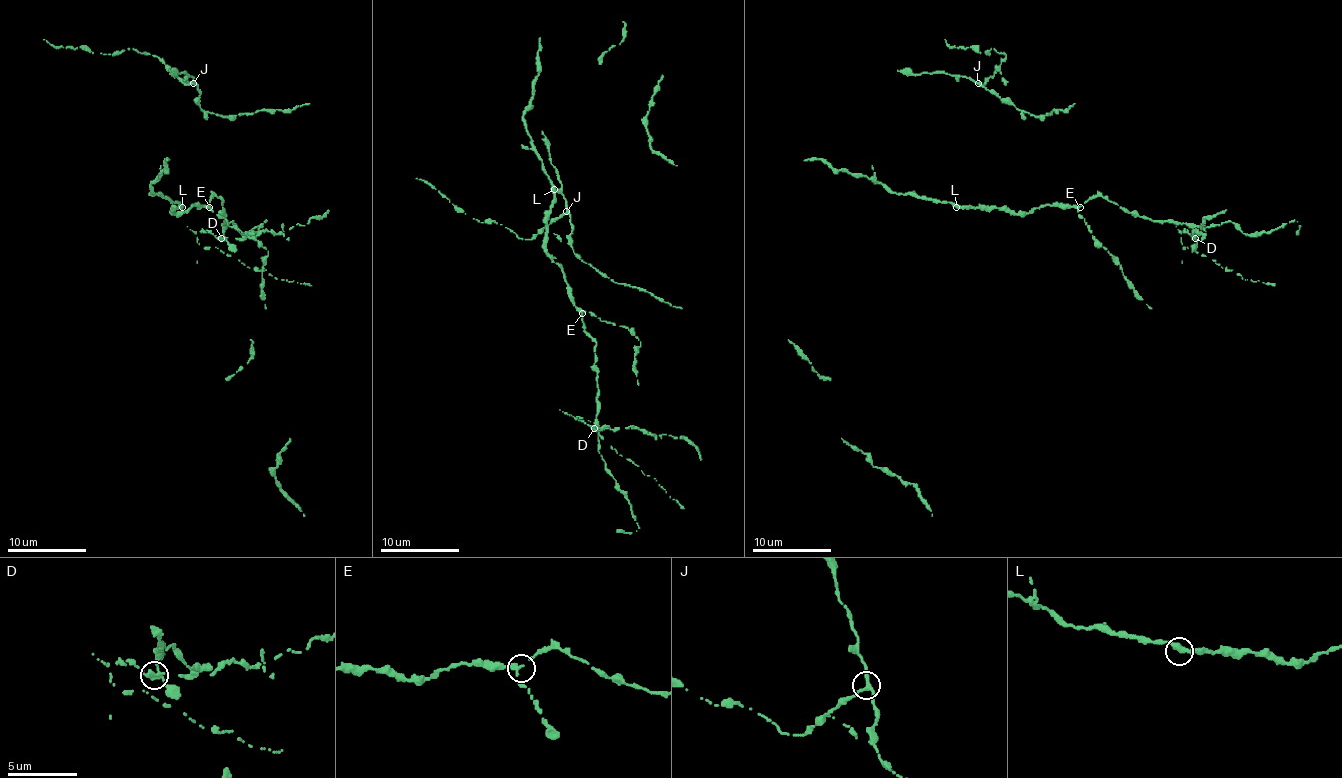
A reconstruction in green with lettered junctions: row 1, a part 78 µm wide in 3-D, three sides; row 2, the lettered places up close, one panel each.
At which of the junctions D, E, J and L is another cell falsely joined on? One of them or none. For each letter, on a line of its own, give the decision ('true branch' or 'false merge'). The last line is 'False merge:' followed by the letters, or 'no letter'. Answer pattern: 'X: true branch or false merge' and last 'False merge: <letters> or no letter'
D: false merge
E: true branch
J: true branch
L: true branch
False merge: D

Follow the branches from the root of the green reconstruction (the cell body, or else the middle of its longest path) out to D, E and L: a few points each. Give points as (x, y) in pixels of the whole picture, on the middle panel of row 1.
D: (546, 241), (546, 254), (562, 270), (568, 296), (582, 313), (586, 333), (595, 343), (597, 416), (593, 428)
E: (546, 241), (546, 254), (562, 270), (568, 296), (582, 313)
L: (546, 241), (546, 217), (554, 189)

